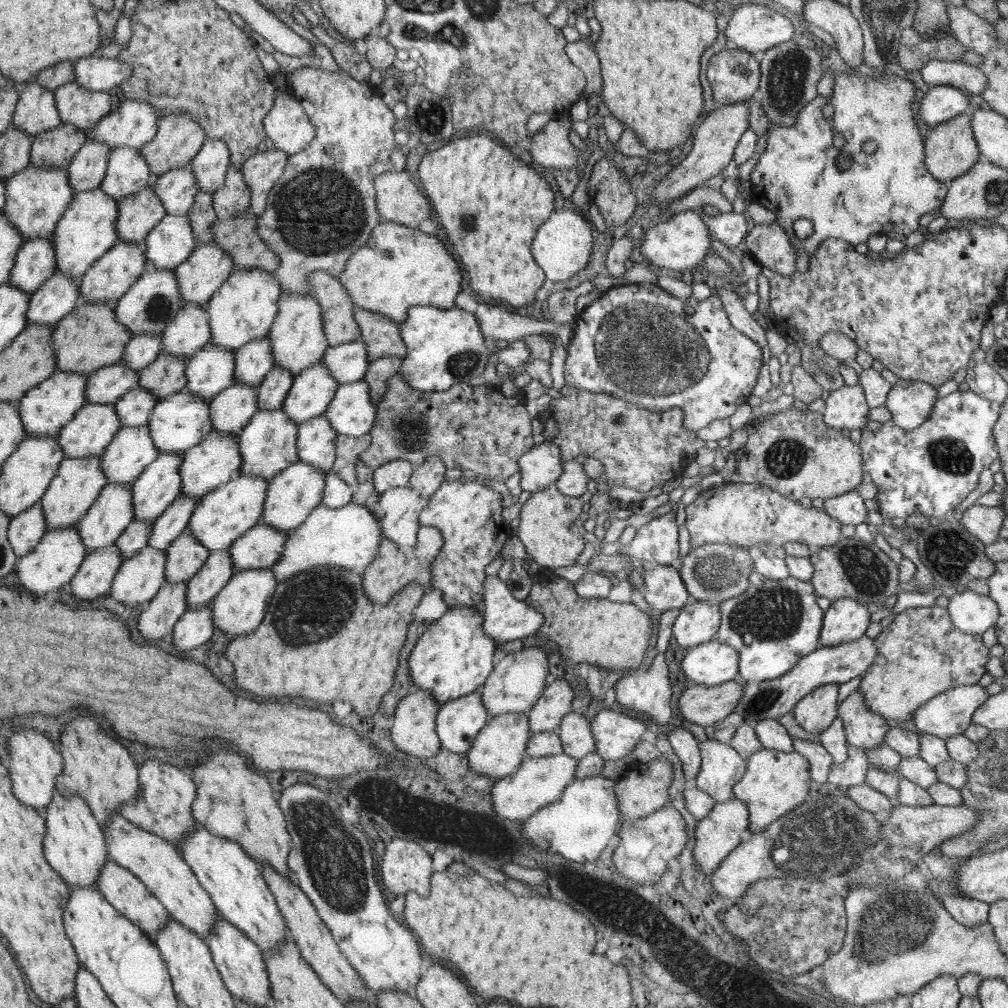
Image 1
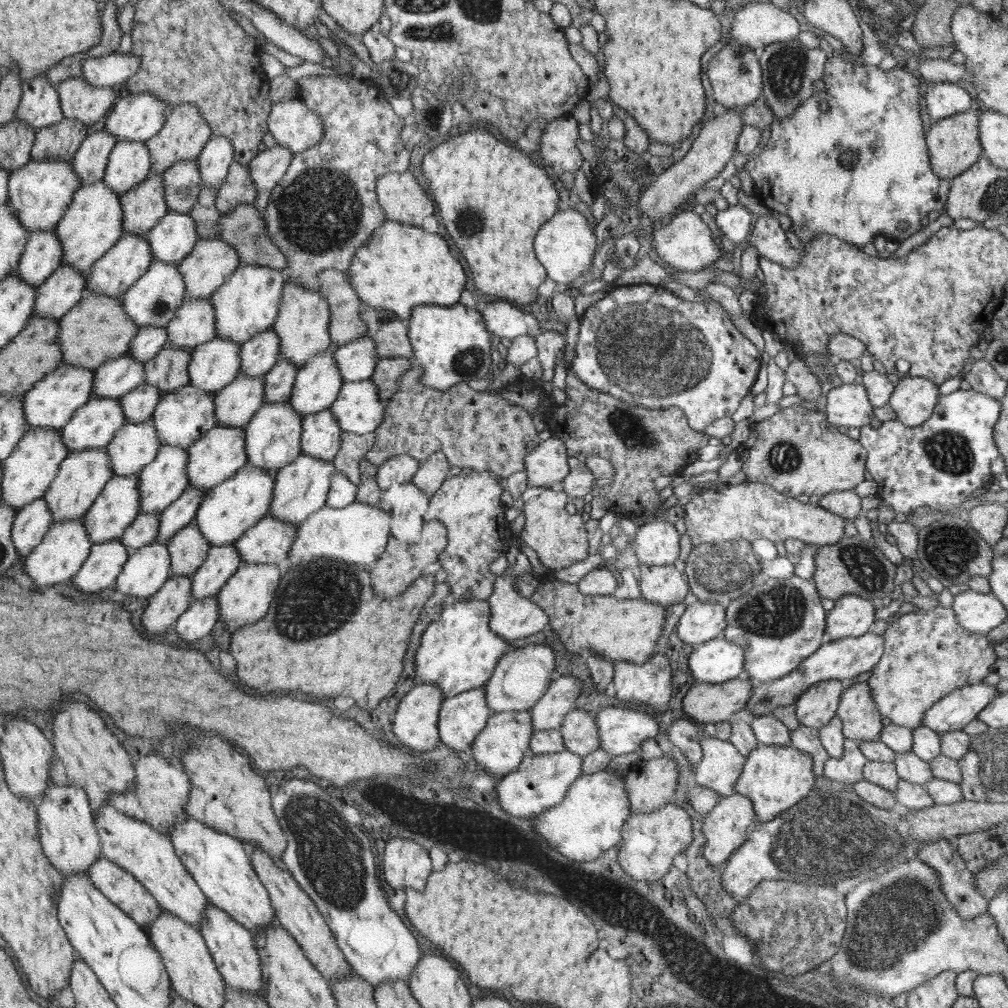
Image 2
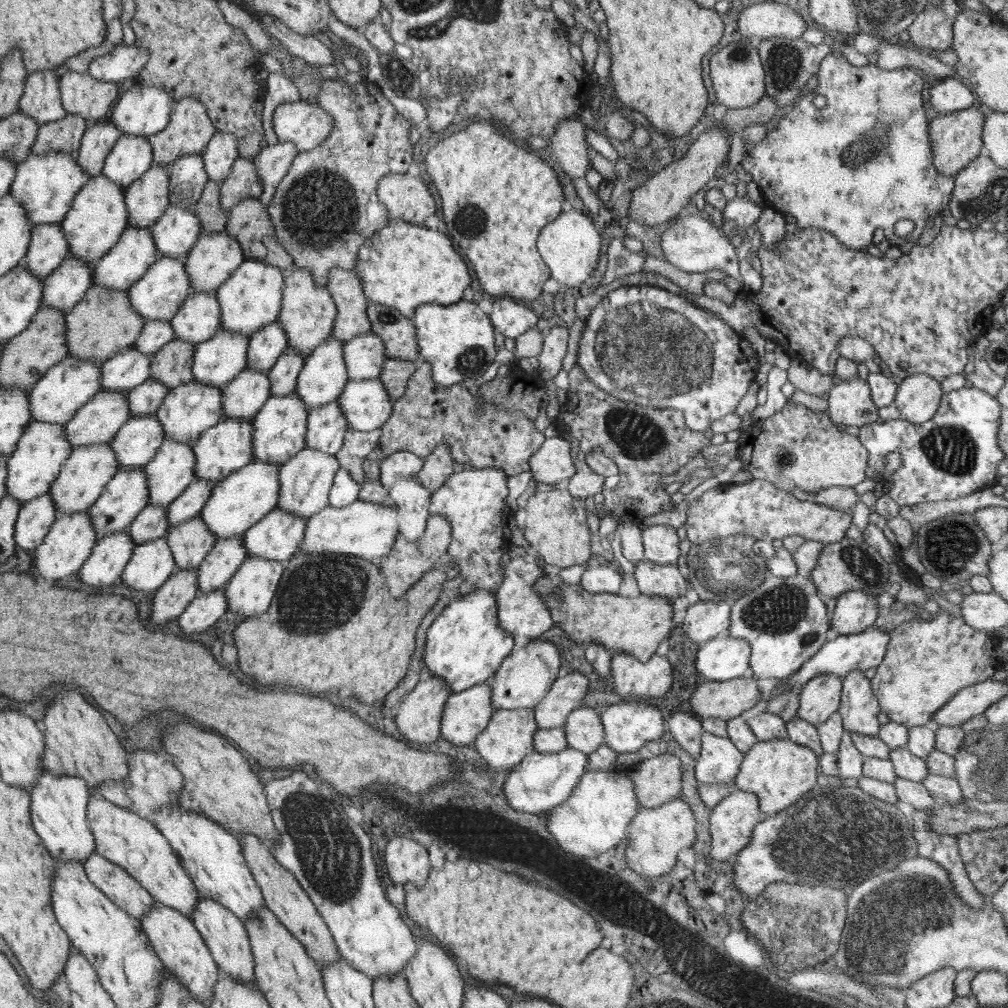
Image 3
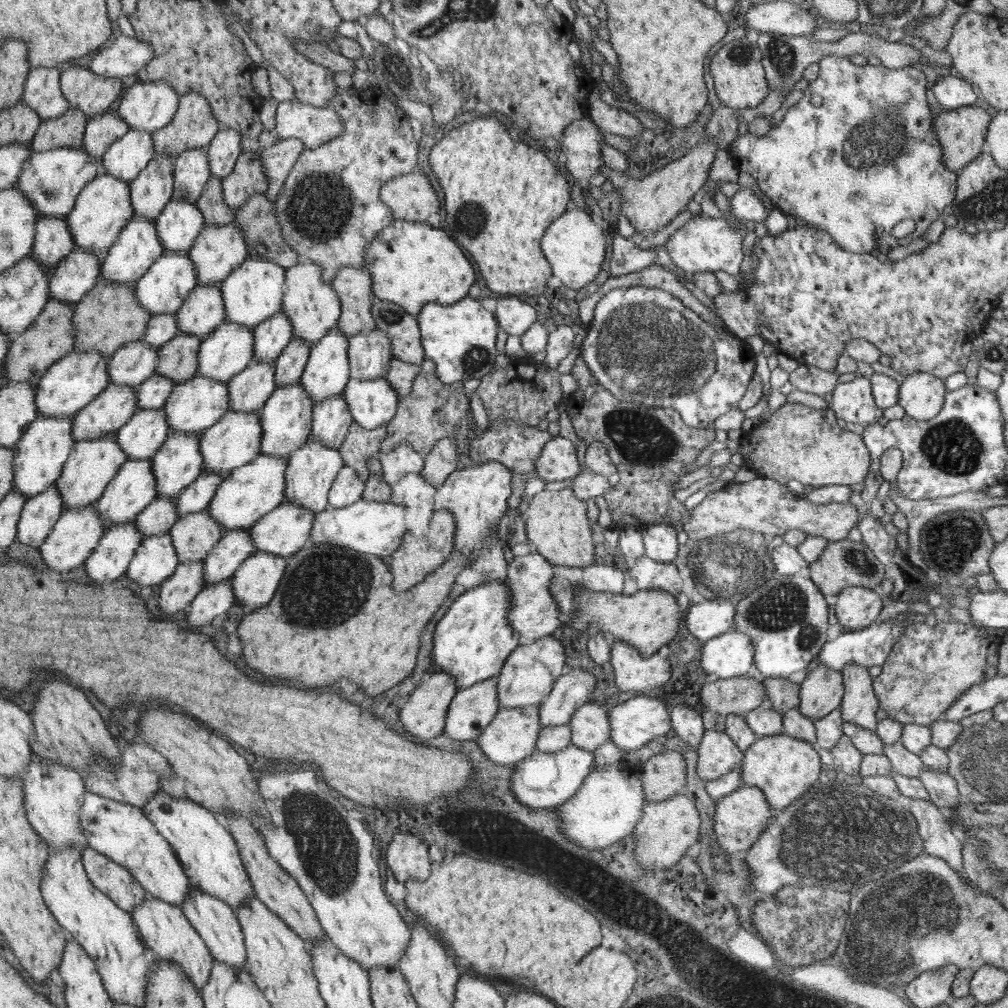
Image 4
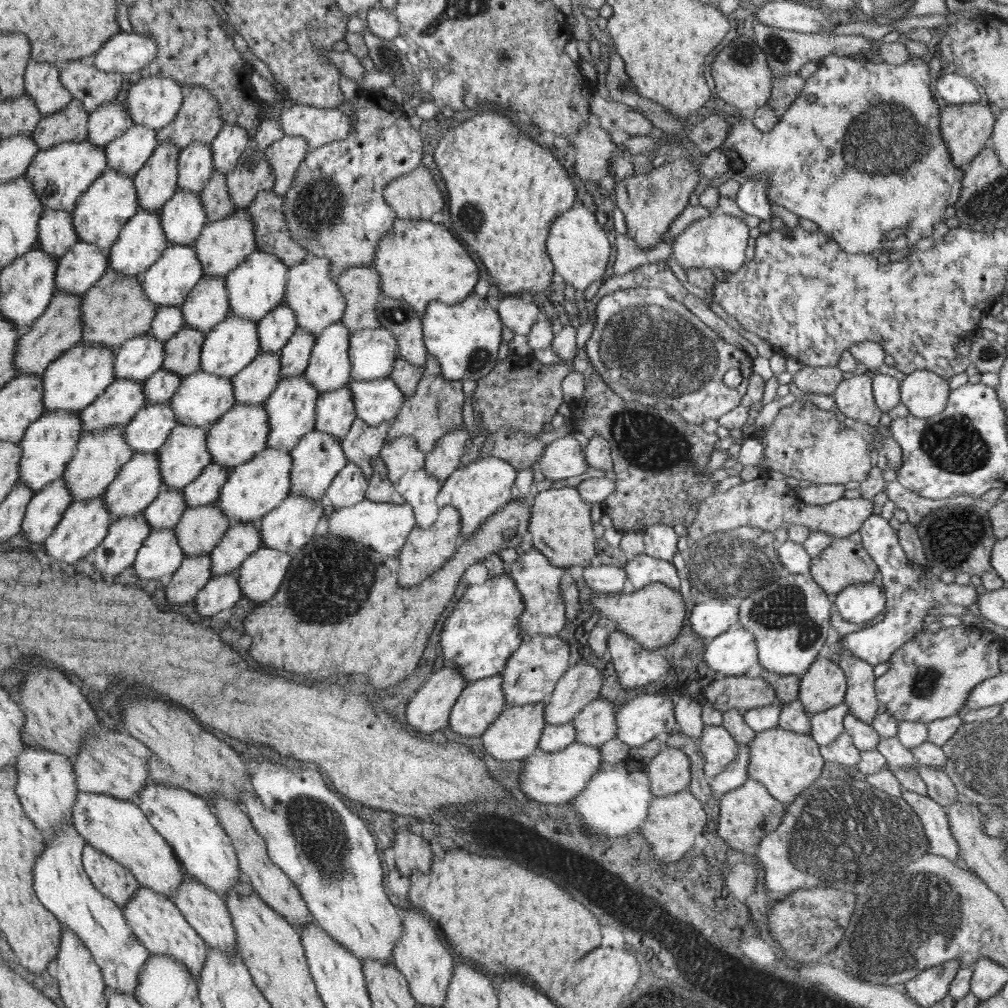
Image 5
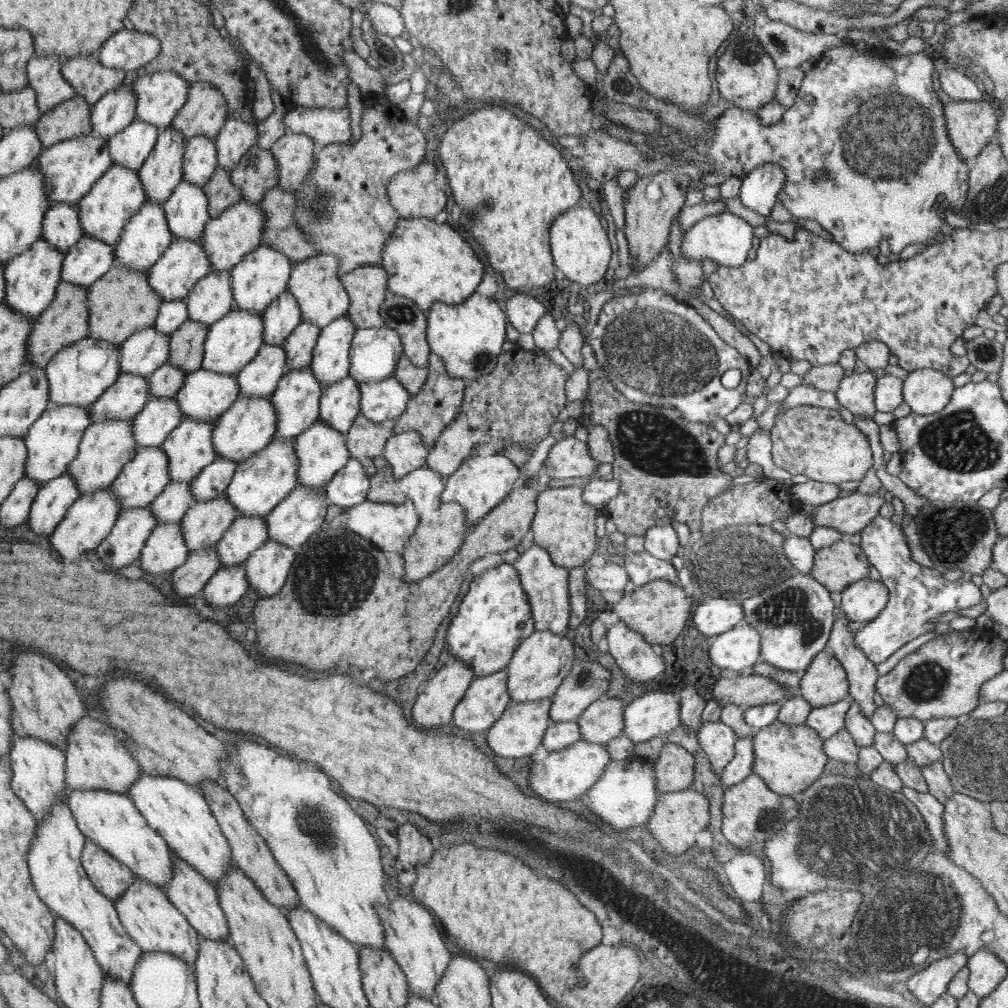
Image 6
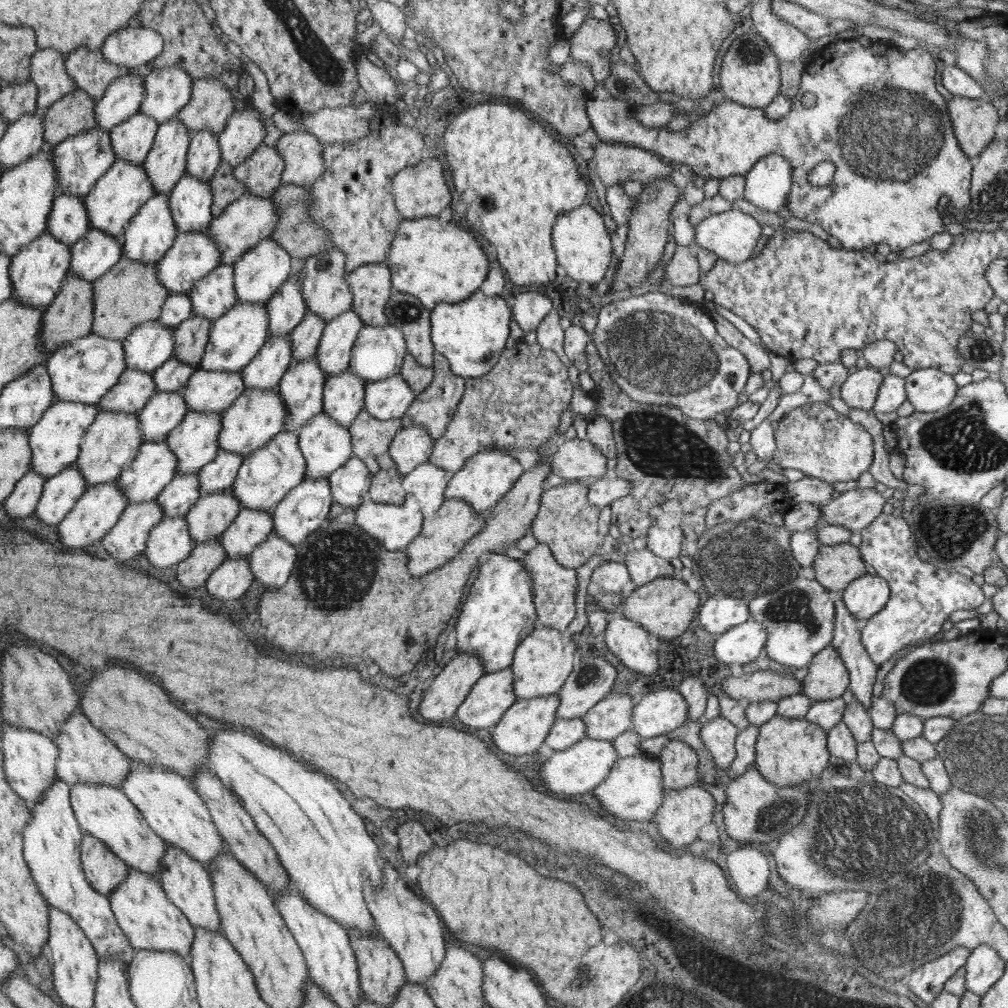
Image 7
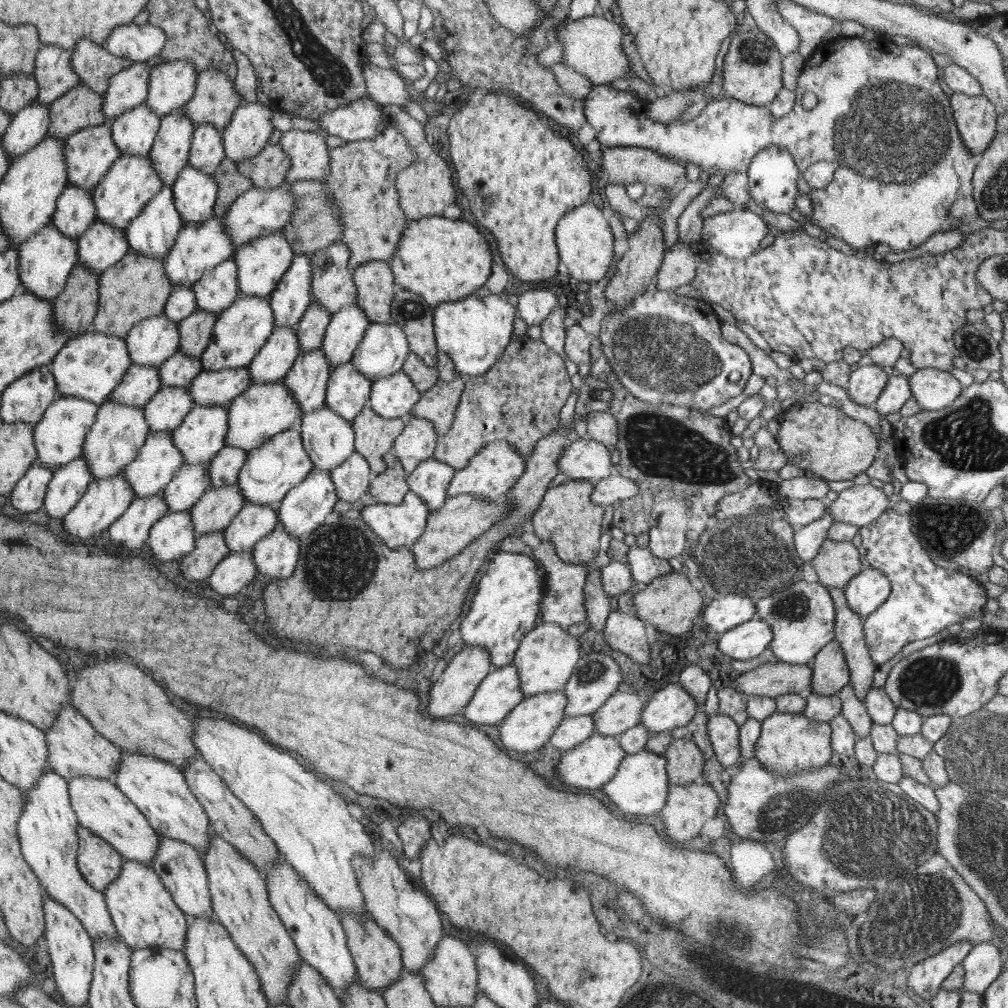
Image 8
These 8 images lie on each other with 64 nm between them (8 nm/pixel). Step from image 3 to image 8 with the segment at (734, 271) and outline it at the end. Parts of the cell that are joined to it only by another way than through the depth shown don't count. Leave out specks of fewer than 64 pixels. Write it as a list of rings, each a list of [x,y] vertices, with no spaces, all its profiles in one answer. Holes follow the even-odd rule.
[[[736,207],[732,212],[718,213],[703,219],[700,242],[732,259],[746,259],[748,254],[753,255],[760,248],[760,242],[766,238],[766,234],[768,226],[761,215],[750,209]]]

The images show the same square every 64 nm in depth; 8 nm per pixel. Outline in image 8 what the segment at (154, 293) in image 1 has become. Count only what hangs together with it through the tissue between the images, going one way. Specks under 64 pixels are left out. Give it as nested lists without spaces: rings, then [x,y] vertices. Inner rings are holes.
[[[213,214],[208,221],[184,224],[176,244],[167,254],[167,258],[164,258],[165,271],[173,286],[192,288],[209,270],[232,258],[234,252],[235,246],[223,225],[223,217]]]

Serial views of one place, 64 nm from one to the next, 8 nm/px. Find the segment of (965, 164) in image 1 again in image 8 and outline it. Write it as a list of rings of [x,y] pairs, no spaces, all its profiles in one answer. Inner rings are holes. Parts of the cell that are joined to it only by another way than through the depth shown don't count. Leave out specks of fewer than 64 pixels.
[[[954,93],[950,104],[966,150],[978,159],[997,134],[999,108],[982,95],[968,96],[962,93]]]

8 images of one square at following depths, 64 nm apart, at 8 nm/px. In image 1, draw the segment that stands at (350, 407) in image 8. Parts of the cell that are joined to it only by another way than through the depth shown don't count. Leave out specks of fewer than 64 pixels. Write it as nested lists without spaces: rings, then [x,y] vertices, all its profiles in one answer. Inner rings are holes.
[[[325,413],[306,421],[297,433],[300,461],[319,468],[324,474],[330,472],[336,460],[337,435]]]

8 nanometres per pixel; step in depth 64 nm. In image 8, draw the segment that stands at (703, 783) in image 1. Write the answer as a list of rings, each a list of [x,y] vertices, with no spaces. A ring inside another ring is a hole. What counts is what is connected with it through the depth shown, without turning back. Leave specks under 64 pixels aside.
[[[712,714],[707,729],[719,762],[724,767],[738,764],[741,760],[739,724],[731,716]]]

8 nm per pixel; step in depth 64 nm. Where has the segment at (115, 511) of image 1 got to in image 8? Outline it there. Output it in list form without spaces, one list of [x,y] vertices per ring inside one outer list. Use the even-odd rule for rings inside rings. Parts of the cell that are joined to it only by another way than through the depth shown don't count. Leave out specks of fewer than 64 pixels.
[[[173,431],[150,432],[136,460],[123,470],[136,498],[161,494],[185,462],[174,444]]]

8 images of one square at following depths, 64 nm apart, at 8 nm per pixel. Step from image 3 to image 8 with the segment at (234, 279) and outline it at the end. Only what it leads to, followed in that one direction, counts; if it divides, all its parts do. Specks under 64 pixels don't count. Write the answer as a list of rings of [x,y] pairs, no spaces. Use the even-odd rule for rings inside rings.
[[[276,231],[250,241],[249,244],[238,249],[232,258],[240,271],[238,273],[240,296],[268,299],[293,264],[294,252],[289,239],[283,235],[282,231]]]

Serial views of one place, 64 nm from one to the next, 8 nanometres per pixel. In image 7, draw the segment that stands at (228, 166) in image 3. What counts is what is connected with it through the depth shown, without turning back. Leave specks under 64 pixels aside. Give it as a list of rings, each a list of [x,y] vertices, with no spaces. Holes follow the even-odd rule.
[[[254,107],[236,111],[229,117],[228,124],[221,133],[217,134],[221,146],[221,162],[230,164],[230,167],[242,165],[246,159],[254,155],[254,151],[264,144],[268,133],[266,120],[260,119],[260,115]]]

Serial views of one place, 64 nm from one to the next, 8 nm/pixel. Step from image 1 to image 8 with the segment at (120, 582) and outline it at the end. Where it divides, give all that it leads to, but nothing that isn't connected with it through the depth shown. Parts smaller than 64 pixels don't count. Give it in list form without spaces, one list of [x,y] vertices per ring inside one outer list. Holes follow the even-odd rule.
[[[167,512],[150,528],[148,544],[159,561],[181,561],[196,548],[197,535],[190,513]]]

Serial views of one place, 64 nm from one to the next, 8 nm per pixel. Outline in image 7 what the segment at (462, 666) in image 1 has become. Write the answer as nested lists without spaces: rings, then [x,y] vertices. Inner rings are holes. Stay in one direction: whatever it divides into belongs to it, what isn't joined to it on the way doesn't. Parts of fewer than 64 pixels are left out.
[[[495,553],[481,566],[463,602],[462,612],[453,632],[456,632],[459,653],[474,653],[483,662],[486,673],[508,669],[522,641],[539,627],[533,582],[524,564],[514,558]]]

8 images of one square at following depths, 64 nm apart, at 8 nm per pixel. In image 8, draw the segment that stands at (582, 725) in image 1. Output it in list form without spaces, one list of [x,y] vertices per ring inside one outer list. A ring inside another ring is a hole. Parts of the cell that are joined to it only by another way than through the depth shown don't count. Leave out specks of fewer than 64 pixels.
[[[618,691],[593,714],[594,734],[617,737],[641,722],[646,701],[636,692]]]

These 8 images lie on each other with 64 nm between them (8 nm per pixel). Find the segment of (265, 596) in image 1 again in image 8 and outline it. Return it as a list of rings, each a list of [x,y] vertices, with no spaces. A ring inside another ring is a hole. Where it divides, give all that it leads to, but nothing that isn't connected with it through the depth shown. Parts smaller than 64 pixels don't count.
[[[277,526],[273,533],[253,546],[252,556],[258,573],[268,576],[271,582],[288,578],[296,569],[300,543],[298,537],[288,534],[282,526]]]

